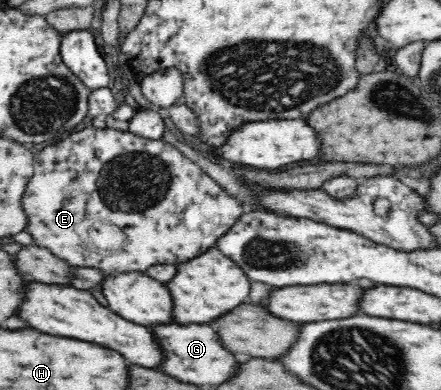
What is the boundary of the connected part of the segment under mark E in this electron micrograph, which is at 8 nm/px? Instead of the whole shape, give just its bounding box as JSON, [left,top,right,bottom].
[23,126,245,273]

